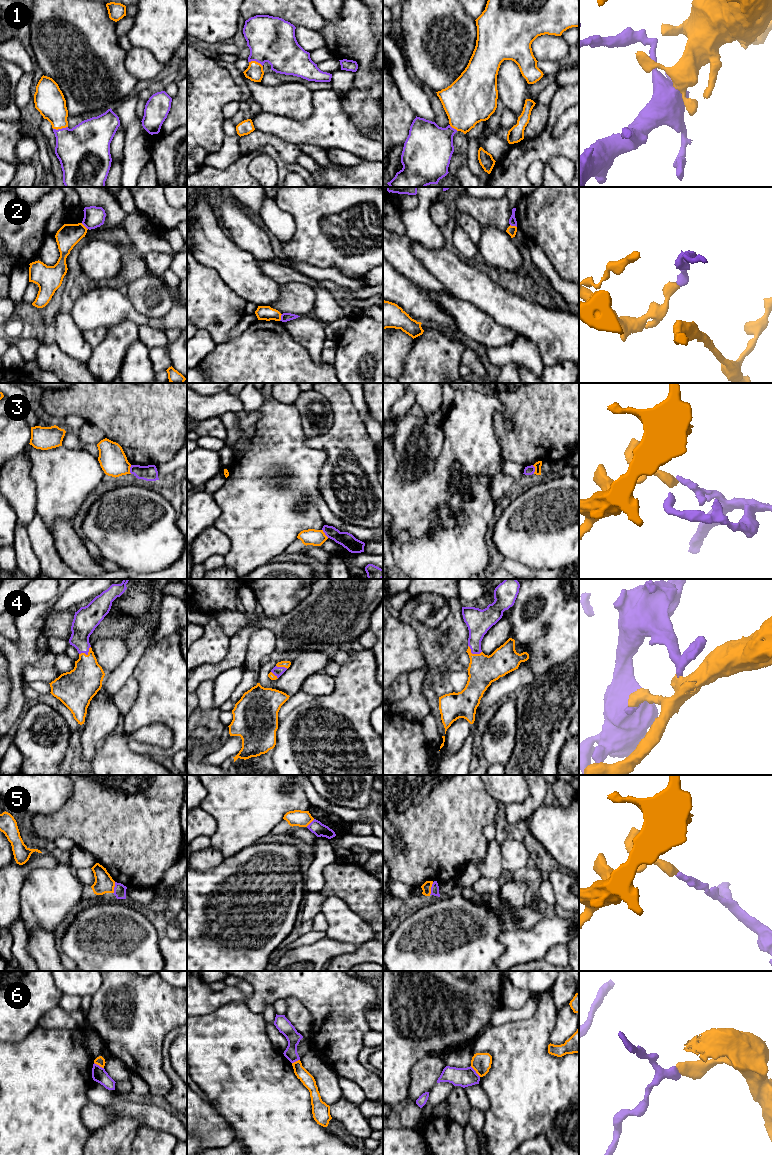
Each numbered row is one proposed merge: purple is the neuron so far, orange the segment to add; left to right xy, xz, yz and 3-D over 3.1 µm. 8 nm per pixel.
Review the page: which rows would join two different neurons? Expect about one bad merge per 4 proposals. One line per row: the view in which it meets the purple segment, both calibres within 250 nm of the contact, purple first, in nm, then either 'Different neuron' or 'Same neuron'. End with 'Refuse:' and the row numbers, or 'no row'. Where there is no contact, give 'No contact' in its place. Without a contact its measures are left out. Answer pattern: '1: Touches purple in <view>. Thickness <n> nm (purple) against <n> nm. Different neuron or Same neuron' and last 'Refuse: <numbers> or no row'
1: Touches purple in xy. Thickness 400 nm (purple) against 240 nm. Same neuron
2: Touches purple in xz. Thickness 70 nm (purple) against 120 nm. Different neuron
3: Touches purple in xy. Thickness 130 nm (purple) against 220 nm. Different neuron
4: Touches purple in yz. Thickness 190 nm (purple) against 240 nm. Same neuron
5: Touches purple in yz. Thickness 60 nm (purple) against 80 nm. Different neuron
6: Touches purple in yz. Thickness 160 nm (purple) against 160 nm. Different neuron
Refuse: 2, 3, 5, 6

